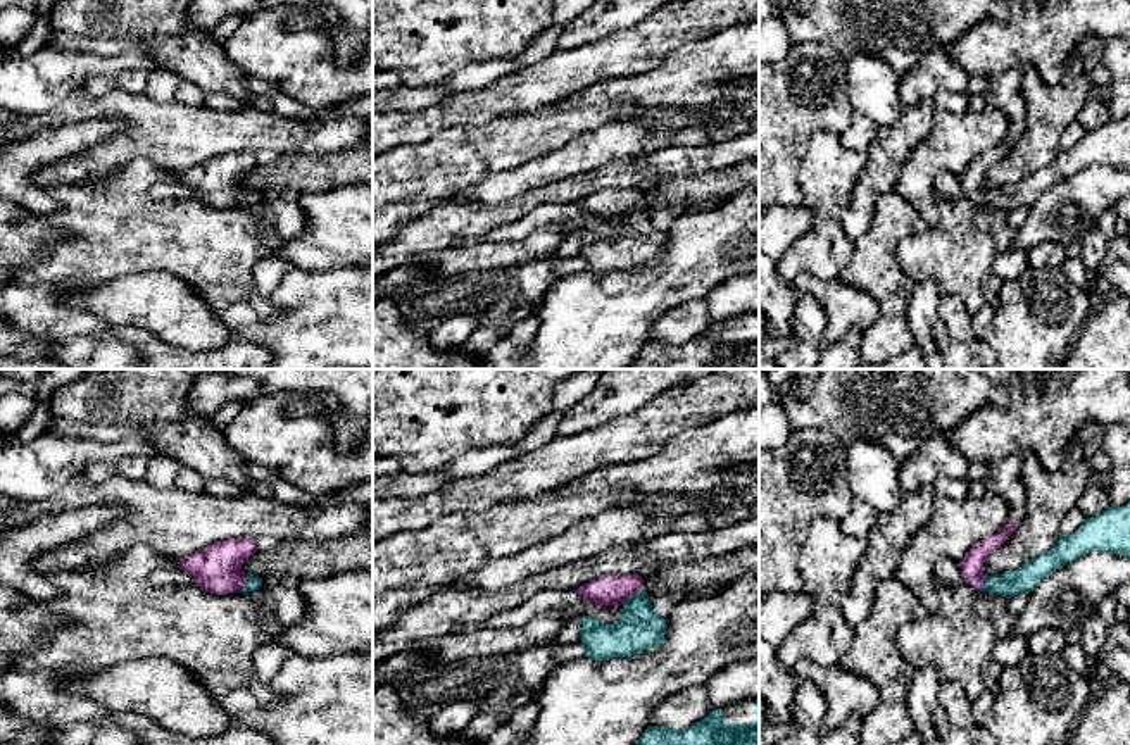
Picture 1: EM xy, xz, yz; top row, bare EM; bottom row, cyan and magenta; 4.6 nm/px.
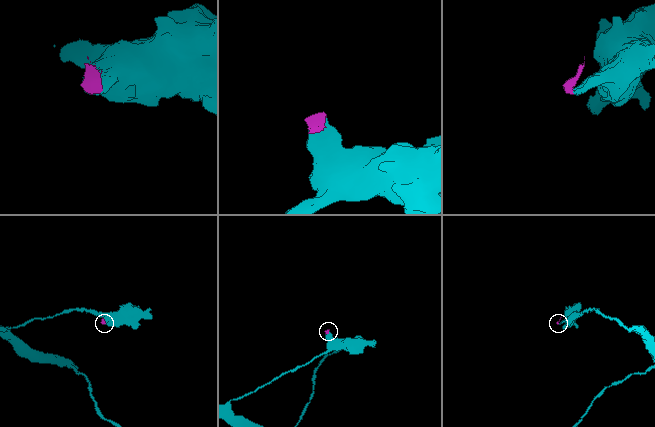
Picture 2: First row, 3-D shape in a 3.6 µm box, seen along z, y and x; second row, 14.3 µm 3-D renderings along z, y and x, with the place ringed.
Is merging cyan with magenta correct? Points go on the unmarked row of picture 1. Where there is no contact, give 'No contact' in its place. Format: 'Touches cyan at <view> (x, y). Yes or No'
Touches cyan at xz (634, 209). Yes

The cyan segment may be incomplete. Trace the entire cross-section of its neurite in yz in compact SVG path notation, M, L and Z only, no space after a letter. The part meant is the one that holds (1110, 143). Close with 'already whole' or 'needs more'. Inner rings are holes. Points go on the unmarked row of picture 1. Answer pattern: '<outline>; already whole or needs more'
M1023 66L1006 72L987 76L985 100L1001 109L1009 119L1006 140L982 155L975 157L959 174L964 195L978 205L997 207L1011 212L1018 207L1030 207L1042 193L1068 176L1089 166L1109 166L1130 172L1130 117L1108 121L1087 131L1071 148L1063 148L1052 164L1028 174L1011 186L989 190L983 176L990 166L999 162L1020 140L1025 131L1026 107L1021 95Z; needs more

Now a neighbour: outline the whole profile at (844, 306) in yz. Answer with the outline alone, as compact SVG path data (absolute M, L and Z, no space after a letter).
M802 271L792 283L797 291L813 295L825 310L826 328L823 343L833 343L851 328L868 329L878 316L876 302L871 295L845 285L840 278L819 279Z

